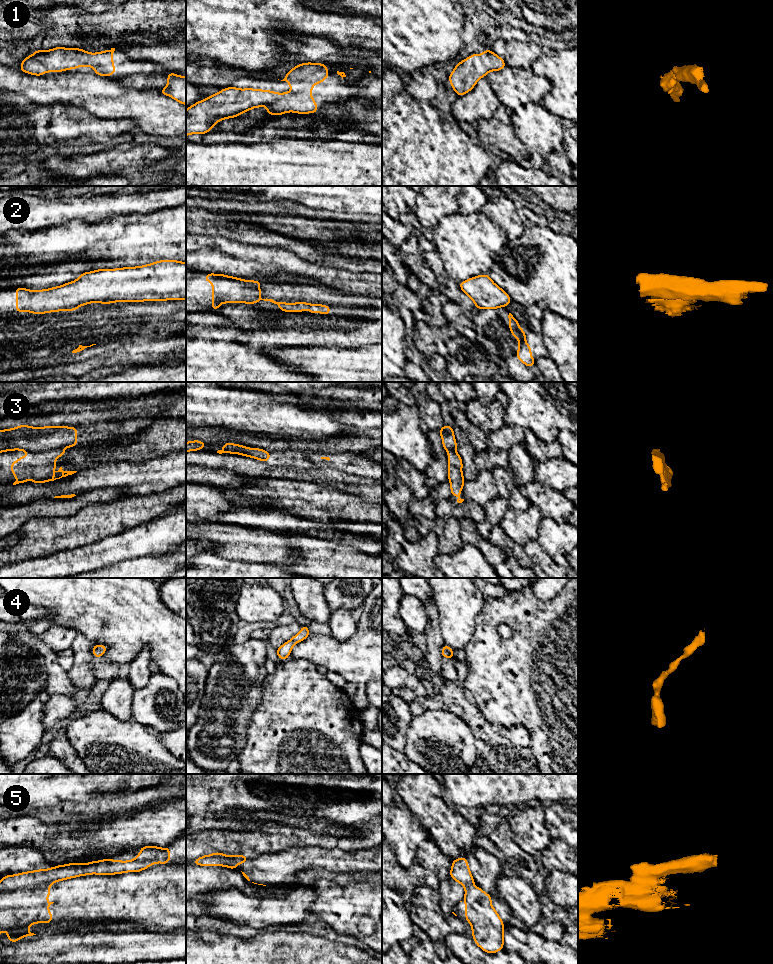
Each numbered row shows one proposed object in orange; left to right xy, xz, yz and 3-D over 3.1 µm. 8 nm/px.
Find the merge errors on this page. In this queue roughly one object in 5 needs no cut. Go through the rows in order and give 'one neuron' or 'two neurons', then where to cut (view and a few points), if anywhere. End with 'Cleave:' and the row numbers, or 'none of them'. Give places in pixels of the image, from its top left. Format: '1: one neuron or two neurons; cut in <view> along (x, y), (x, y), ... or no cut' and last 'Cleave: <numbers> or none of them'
1: one neuron; no cut
2: two neurons; cut in xy along (77, 306), (65, 309)
3: two neurons; cut in xy along (60, 447), (54, 450), (30, 452)
4: one neuron; no cut
5: two neurons; cut in xy along (52, 882), (14, 890), (2, 890), (0, 892)
Cleave: 2, 3, 5

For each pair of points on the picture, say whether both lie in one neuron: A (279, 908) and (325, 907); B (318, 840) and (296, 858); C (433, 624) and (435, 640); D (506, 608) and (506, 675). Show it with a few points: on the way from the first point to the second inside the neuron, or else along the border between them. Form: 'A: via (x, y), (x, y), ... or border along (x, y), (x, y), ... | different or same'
A: border along (308, 886), (315, 896), (309, 909), (318, 920) | different
B: border along (294, 845), (317, 845), (325, 848), (334, 848) | different
C: via (433, 628), (433, 636) | same
D: via (517, 625), (517, 658) | same

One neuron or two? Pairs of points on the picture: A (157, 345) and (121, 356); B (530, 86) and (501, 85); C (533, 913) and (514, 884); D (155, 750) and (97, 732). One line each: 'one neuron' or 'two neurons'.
A: one neuron
B: one neuron
C: one neuron
D: one neuron

